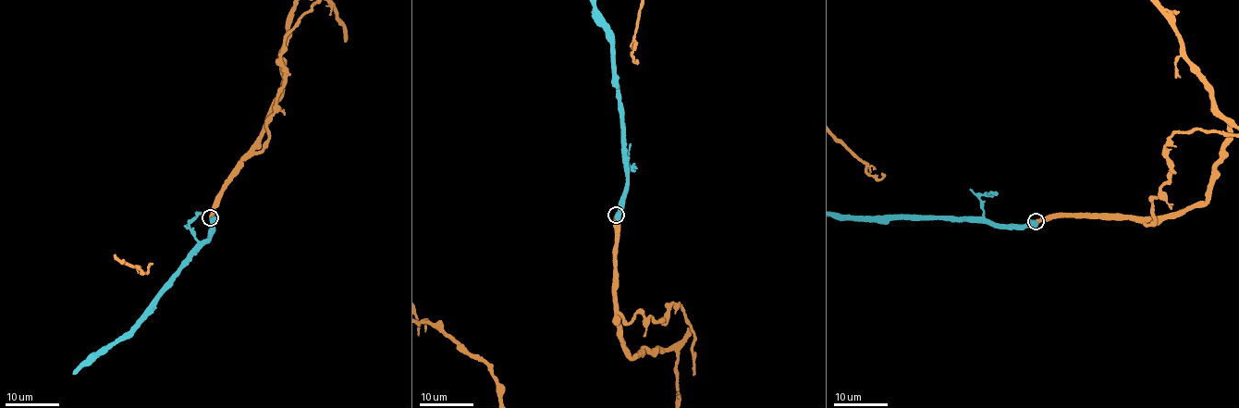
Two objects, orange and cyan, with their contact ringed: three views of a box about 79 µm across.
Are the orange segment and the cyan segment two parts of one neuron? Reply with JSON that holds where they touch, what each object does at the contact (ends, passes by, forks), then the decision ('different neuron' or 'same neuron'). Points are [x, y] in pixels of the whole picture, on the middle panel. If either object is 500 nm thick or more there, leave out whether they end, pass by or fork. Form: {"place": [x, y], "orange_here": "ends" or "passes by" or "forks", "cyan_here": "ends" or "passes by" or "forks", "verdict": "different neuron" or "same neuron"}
{"place": [616, 215], "verdict": "same neuron"}

